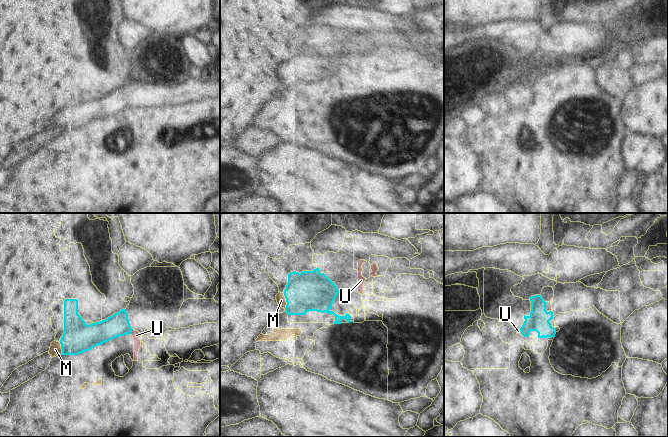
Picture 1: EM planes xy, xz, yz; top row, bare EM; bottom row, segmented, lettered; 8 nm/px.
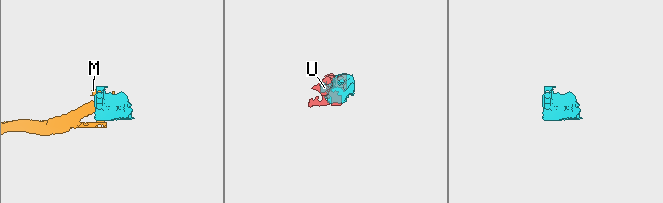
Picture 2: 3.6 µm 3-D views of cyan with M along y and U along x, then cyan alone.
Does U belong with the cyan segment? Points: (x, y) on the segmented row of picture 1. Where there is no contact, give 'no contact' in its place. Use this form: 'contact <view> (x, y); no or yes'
contact xy (131, 331); no

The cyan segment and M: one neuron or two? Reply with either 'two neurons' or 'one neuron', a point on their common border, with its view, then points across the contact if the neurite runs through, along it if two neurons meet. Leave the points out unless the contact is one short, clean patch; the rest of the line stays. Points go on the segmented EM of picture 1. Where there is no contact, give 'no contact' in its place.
one neuron | xz (286, 301) | across xz (307, 291), (296, 300), (286, 301), (281, 300)

